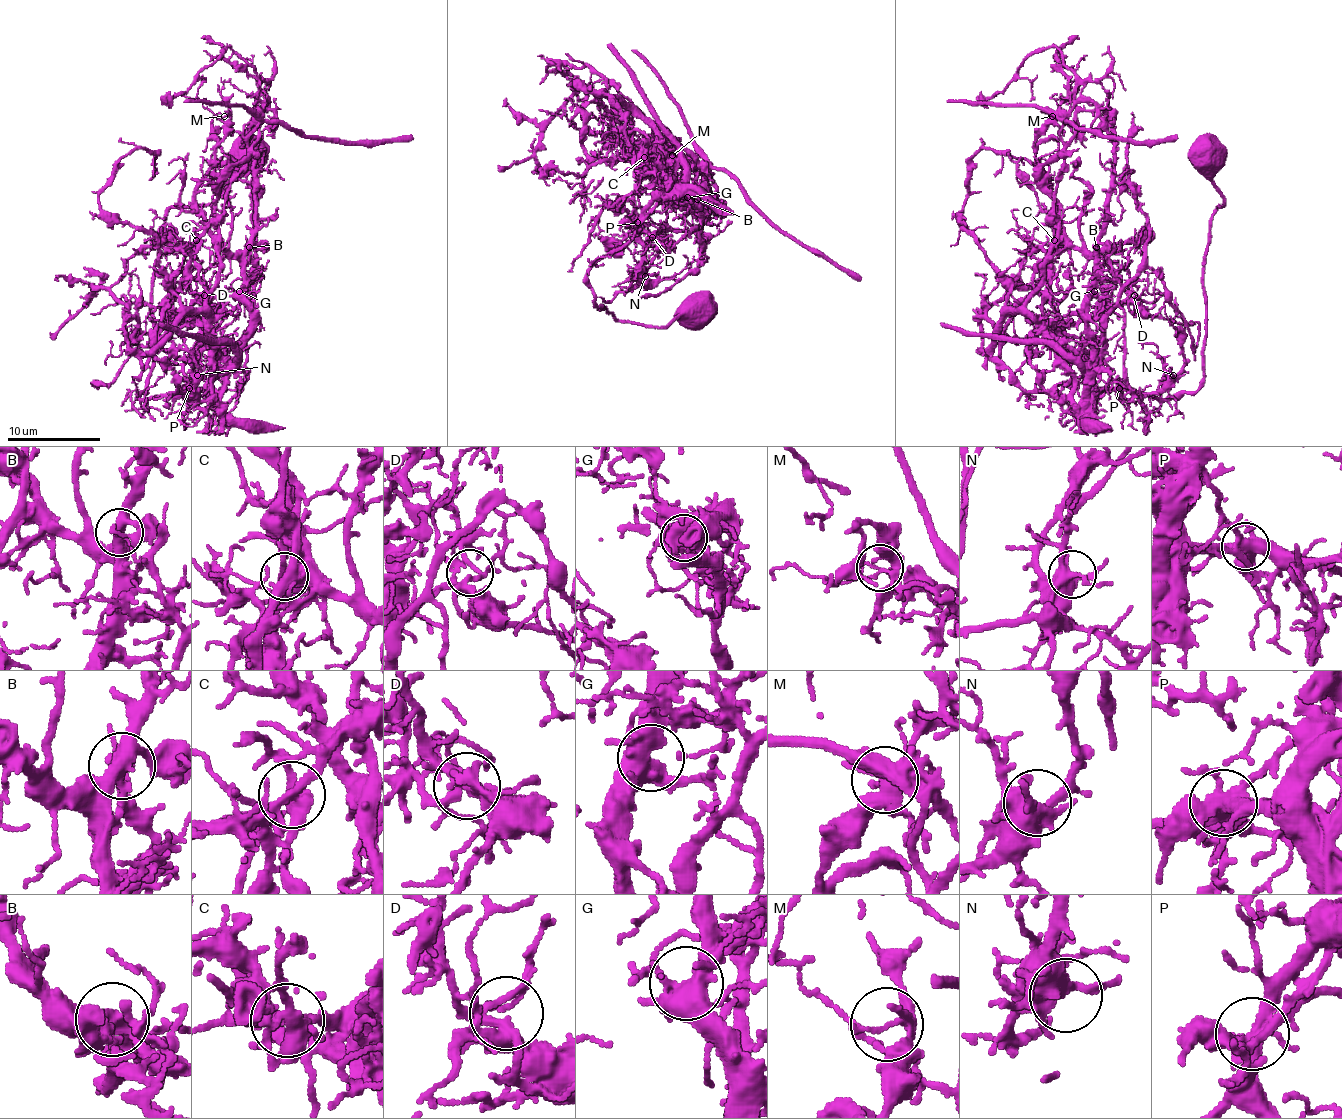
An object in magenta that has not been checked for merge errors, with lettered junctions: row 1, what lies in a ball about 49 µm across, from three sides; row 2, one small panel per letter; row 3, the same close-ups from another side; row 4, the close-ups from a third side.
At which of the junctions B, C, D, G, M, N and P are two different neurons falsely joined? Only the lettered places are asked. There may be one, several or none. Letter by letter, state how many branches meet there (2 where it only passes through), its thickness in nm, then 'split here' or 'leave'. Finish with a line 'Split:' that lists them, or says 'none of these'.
B: 4 | 400 nm | split here
C: 5 | 400 nm | split here
D: 5 | 300 nm | leave
G: 5 | 480 nm | leave
M: 4 | 200 nm | split here
N: 5 | 500 nm | leave
P: 6 | 480 nm | split here
Split: B, C, M, P

